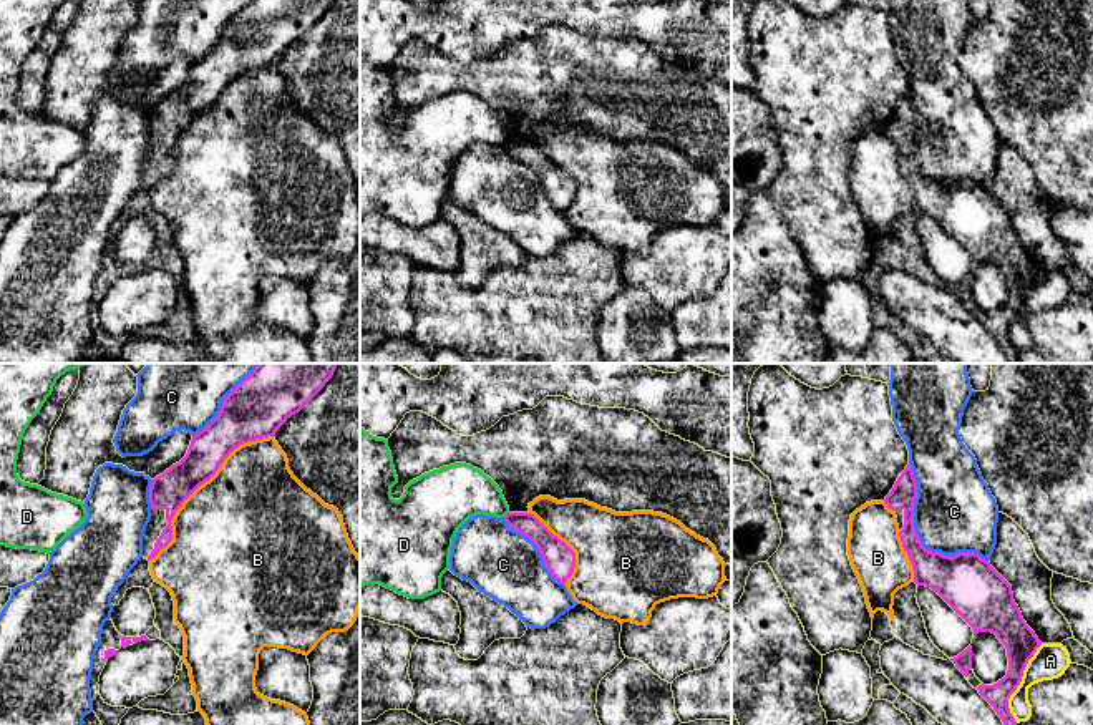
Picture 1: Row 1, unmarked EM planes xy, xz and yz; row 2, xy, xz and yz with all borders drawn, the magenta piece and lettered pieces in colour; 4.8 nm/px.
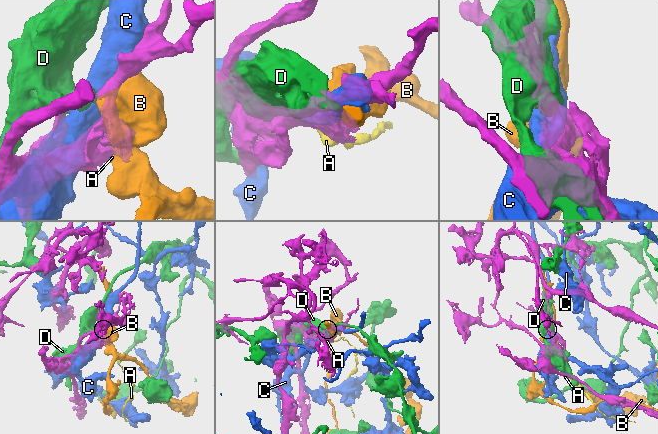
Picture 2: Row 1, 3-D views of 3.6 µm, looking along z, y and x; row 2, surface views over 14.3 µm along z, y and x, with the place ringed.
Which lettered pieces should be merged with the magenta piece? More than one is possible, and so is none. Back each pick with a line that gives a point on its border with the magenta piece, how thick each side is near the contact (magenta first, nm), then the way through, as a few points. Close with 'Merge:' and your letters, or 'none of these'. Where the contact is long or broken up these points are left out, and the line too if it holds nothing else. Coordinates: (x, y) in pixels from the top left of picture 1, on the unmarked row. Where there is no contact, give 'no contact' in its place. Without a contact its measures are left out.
Merge: none of these

